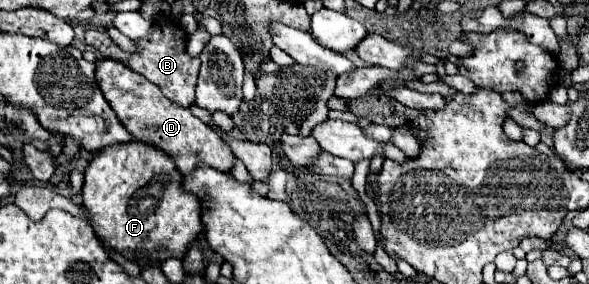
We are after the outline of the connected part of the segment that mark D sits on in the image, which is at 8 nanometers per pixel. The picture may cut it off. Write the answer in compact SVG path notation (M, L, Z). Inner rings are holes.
M97 59L95 61L95 79L111 105L111 109L117 113L119 121L125 125L125 129L139 141L149 143L165 153L175 161L177 169L183 175L189 175L195 165L205 163L215 169L221 169L223 173L229 173L229 169L235 163L235 155L231 153L229 145L201 119L193 117L191 109L179 107L173 101L169 101L157 85L153 85L149 79L141 77L127 65L113 61L113 59Z

